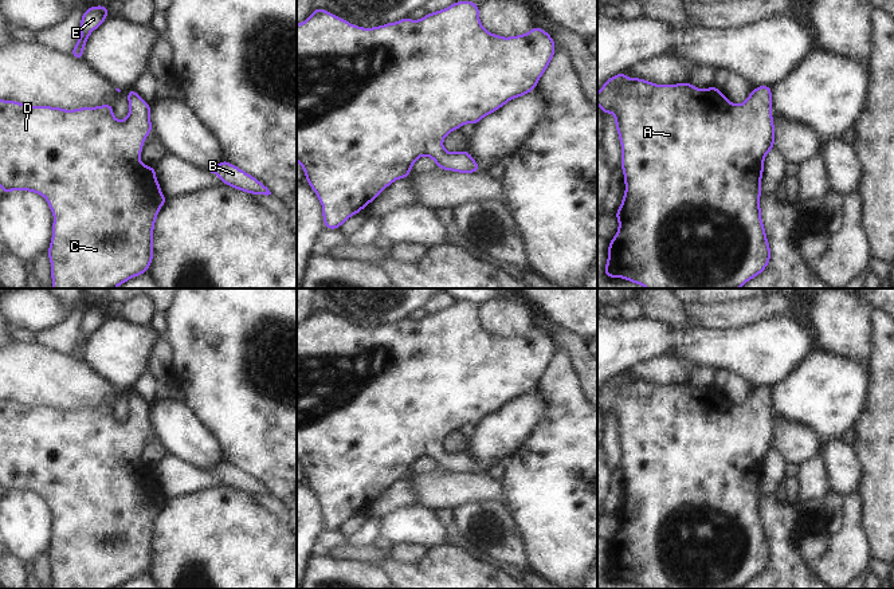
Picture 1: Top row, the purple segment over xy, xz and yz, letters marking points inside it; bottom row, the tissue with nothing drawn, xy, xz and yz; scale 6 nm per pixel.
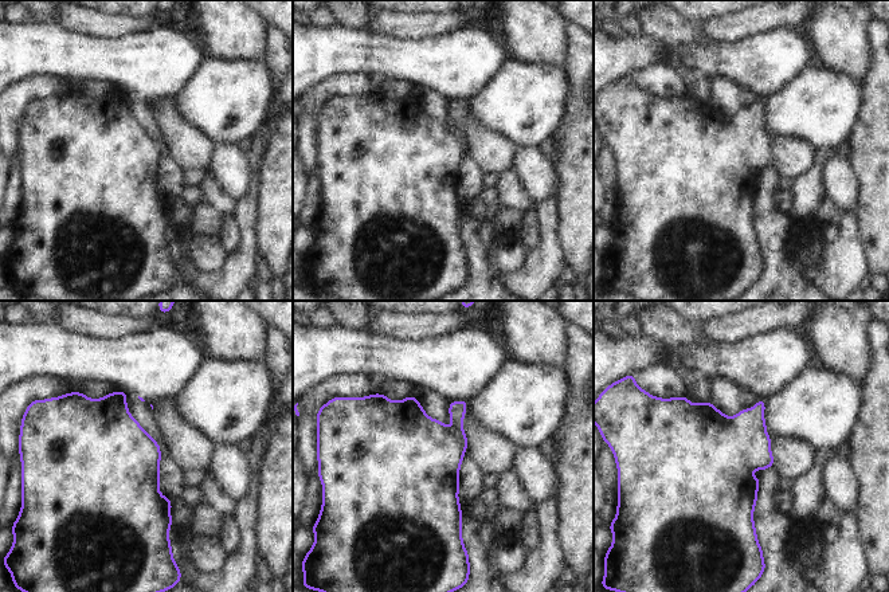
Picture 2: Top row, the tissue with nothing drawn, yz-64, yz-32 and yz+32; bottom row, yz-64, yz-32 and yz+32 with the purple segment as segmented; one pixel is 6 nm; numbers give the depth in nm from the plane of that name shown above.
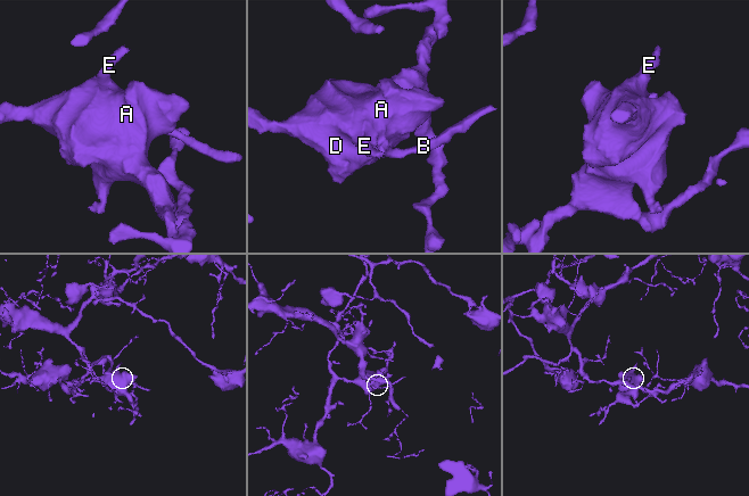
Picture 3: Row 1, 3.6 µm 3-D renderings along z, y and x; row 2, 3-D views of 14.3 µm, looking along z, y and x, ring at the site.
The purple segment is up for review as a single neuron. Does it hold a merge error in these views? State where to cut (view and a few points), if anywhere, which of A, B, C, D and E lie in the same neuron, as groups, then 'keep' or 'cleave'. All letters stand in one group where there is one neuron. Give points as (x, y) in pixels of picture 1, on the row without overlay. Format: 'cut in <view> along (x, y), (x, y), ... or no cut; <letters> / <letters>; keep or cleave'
no cut; A B C D E; keep

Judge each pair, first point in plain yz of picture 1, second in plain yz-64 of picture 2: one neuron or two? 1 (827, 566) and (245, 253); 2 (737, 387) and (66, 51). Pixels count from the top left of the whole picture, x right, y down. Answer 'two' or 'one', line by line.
1: one
2: two

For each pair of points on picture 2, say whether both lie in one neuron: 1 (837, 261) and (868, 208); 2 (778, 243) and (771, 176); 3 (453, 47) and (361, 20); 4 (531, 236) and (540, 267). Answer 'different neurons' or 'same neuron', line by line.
1: different neurons
2: same neuron
3: different neurons
4: different neurons

